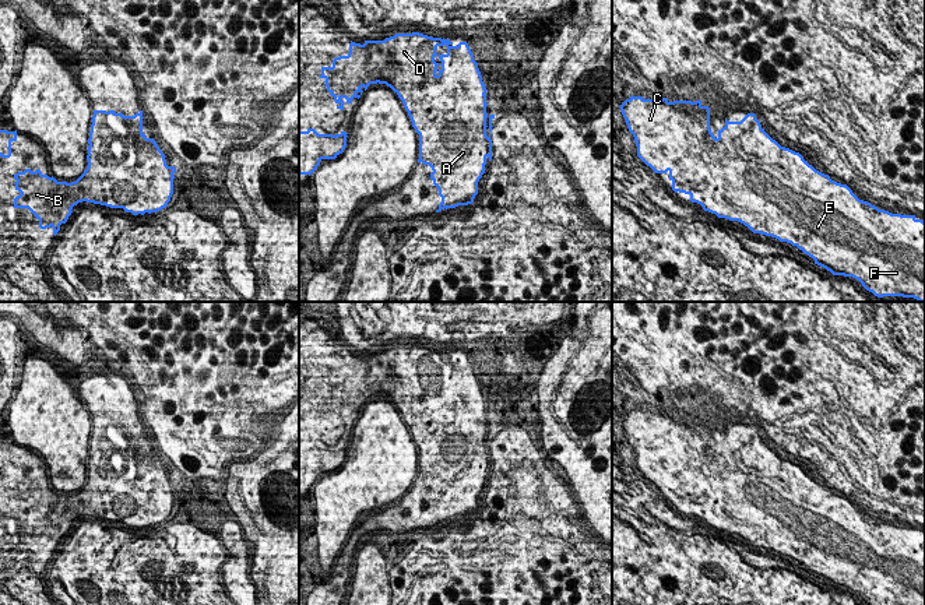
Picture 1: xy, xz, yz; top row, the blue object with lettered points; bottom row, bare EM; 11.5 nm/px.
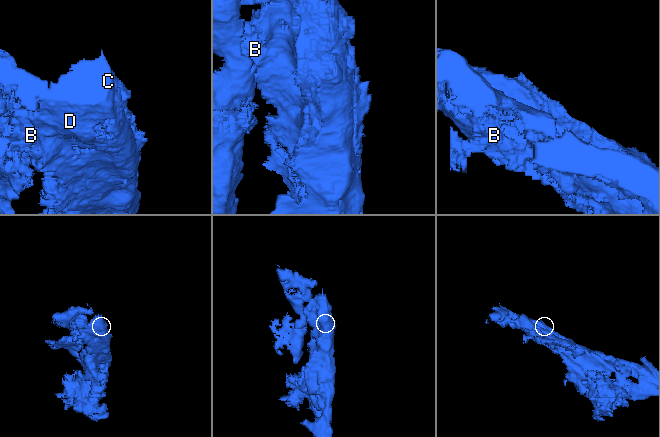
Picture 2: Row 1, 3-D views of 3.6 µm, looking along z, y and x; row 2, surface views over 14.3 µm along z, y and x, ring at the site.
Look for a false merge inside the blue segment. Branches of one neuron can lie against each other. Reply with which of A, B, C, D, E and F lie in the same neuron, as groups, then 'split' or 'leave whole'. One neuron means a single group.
A E F / B C D | split

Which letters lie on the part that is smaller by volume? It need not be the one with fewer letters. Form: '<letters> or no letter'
B, C, D

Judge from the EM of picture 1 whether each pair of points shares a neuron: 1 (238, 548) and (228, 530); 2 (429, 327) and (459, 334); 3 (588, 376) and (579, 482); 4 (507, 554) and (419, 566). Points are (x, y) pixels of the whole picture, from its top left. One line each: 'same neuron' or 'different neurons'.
1: same neuron
2: same neuron
3: same neuron
4: same neuron

